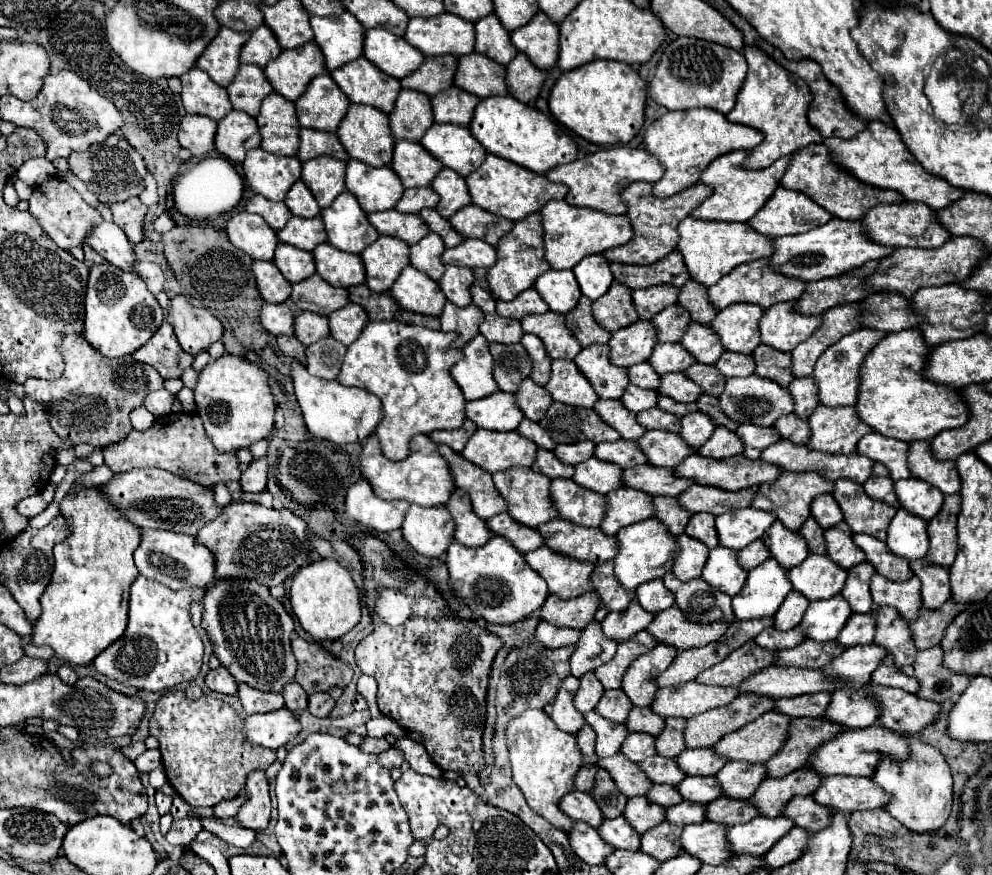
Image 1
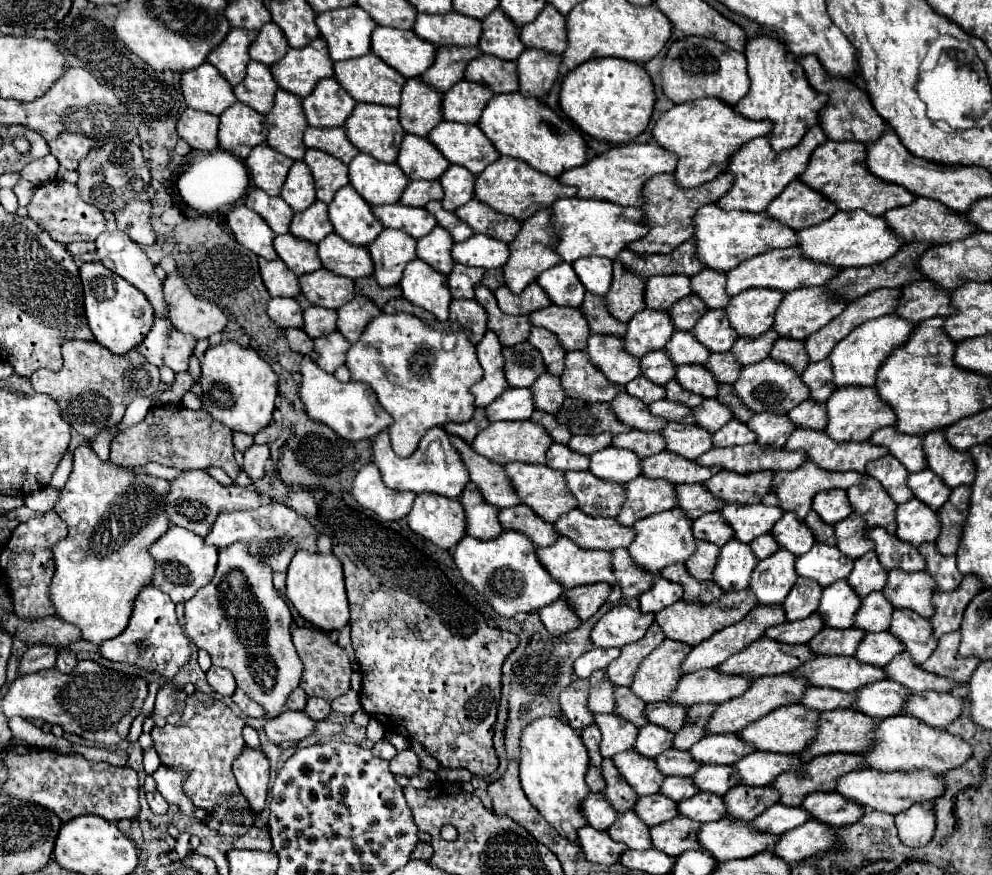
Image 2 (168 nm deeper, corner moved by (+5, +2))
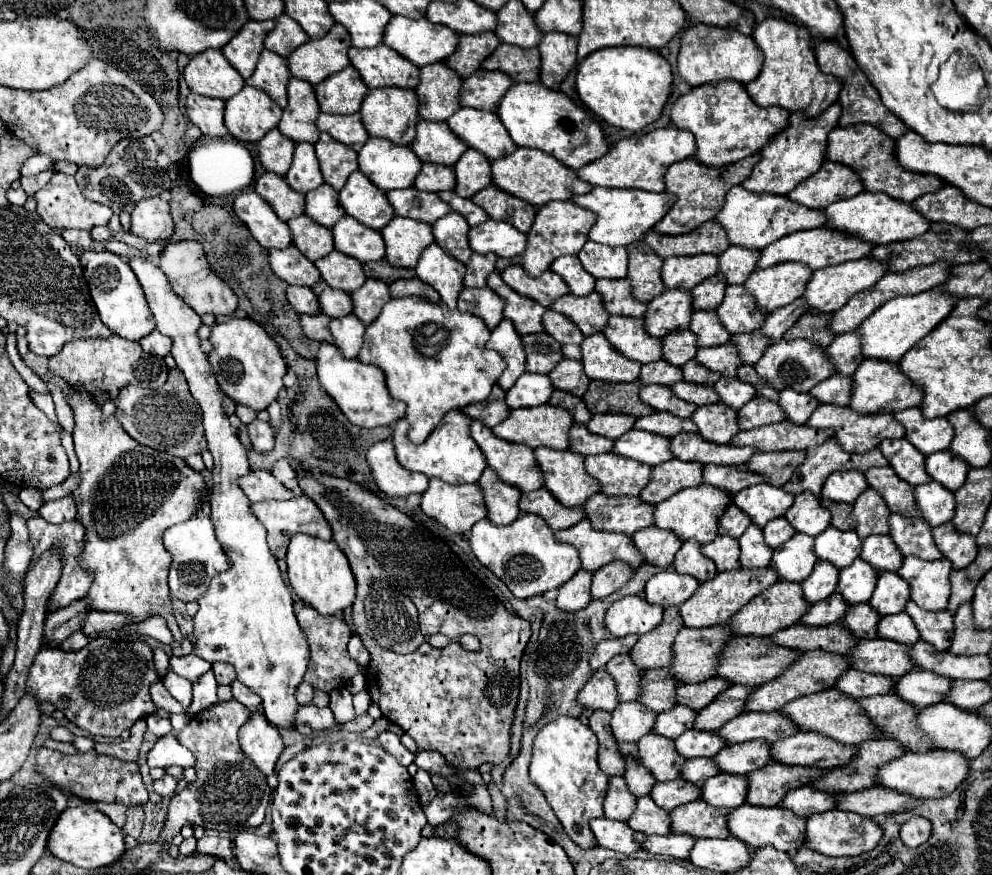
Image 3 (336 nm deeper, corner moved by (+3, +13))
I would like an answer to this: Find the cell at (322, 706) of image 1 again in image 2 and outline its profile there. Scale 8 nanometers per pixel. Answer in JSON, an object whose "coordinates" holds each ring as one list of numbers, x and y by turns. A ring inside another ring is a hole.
{"coordinates":[[308,698,308,704,306,704,304,712,312,720,324,720,330,714,330,704,324,698]]}

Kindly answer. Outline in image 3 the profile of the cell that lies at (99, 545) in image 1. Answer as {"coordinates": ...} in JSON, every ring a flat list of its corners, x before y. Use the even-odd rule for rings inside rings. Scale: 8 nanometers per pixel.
{"coordinates":[[68,385,68,403,74,413,72,435,82,475,82,481,78,489,72,491,72,495,78,505,76,519,86,527,82,567,94,573,94,583,88,591,92,609,128,613,134,617,134,621,144,621,152,615,162,615,166,621,170,621,174,619,168,591,168,569,172,555,166,551,162,535,168,527,180,521,188,521,200,511,206,495,202,473,188,467,188,463,180,457,174,457,166,451,158,453,156,449,136,443,130,435,126,435,116,415,108,419,102,417,102,407,90,397,86,389]]}

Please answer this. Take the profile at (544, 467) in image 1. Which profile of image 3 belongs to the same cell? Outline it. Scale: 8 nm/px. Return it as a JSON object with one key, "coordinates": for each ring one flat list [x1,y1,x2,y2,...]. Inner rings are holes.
{"coordinates":[[574,423,574,427,570,429,570,451,574,453,598,455,598,453,612,451,612,447,614,447,614,439,590,433,586,425]]}

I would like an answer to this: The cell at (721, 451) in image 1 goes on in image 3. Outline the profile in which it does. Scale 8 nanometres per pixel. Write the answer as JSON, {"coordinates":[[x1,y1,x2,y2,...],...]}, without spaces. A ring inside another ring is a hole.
{"coordinates":[[754,397,738,411,740,429,754,429,754,427,784,421,784,419,786,419,786,413,782,411,782,407,764,397]]}

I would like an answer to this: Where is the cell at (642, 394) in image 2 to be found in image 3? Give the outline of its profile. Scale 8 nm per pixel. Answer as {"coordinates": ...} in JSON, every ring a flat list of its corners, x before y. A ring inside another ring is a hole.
{"coordinates":[[660,359,654,363,646,363,642,365,642,373,640,379,648,385,648,383,658,383,658,385,674,385,678,381,682,381,682,367,674,367,668,361]]}

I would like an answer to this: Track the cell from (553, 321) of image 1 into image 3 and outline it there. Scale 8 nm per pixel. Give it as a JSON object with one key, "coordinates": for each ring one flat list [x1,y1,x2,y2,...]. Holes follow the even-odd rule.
{"coordinates":[[594,291,586,297,578,297,578,295,564,295,558,301,554,301,550,305,554,311,564,313,566,317,570,317,584,335,594,335,598,331,602,331,608,323,610,313,604,309,602,297]]}

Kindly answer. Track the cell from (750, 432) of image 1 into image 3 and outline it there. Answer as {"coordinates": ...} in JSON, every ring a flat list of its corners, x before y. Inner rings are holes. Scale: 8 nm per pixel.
{"coordinates":[[784,389,780,393,778,405,786,411,788,421,804,425,814,413,814,409,820,405,820,401,814,399,810,393,798,393,794,389]]}

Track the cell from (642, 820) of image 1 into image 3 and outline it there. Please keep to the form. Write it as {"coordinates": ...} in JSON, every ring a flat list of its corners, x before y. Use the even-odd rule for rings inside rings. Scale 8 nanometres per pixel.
{"coordinates":[[674,779,674,781,664,781,656,783,650,797,654,803,666,811,676,809,682,803,690,803,700,797,700,785,692,785,686,779]]}

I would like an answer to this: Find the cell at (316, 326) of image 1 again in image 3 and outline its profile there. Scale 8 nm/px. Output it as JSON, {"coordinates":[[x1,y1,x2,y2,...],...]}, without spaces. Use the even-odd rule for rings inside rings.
{"coordinates":[[326,287,318,299,320,299,322,313,326,313,332,319,334,317,344,317,344,315,352,313,352,297,346,291]]}

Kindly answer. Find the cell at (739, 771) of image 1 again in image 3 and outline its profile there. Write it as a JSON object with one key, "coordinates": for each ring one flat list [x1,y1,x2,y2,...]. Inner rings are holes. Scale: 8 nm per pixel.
{"coordinates":[[802,731,772,743,774,761,802,767,816,765,820,769,836,769,846,765,854,757,854,753,858,753,856,745,842,745,832,737]]}

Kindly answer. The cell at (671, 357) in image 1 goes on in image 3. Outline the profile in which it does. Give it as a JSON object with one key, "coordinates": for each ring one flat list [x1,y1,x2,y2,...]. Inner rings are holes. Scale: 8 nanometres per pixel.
{"coordinates":[[716,309,696,311,690,323,690,331,698,337,698,347,716,347,724,345,730,339,730,333,720,325]]}

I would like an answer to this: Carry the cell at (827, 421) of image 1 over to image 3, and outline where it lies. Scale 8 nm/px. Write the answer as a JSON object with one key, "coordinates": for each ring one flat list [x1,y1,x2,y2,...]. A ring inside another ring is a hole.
{"coordinates":[[864,359,858,371,852,375,854,391,850,407,862,415,882,413,882,411,902,411,908,407,918,407,922,403,922,389,912,385,912,381,902,373,898,361,872,361]]}

